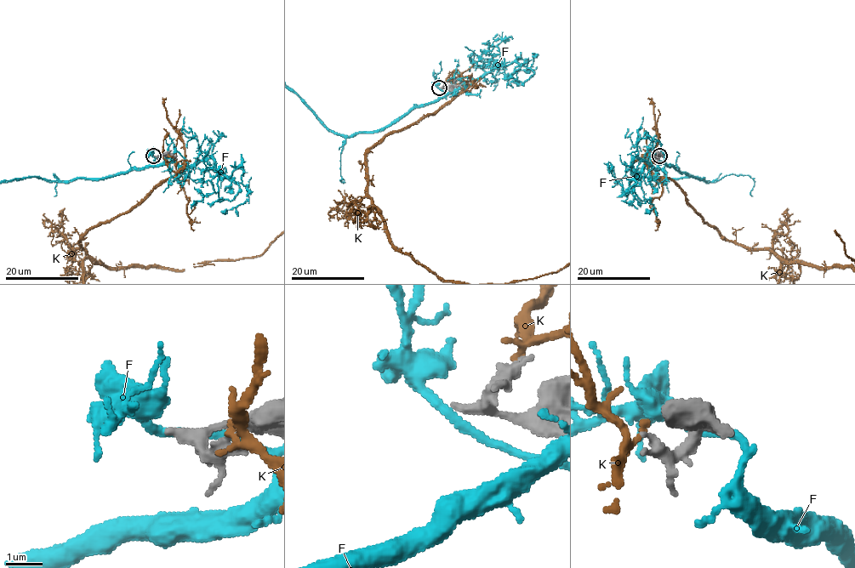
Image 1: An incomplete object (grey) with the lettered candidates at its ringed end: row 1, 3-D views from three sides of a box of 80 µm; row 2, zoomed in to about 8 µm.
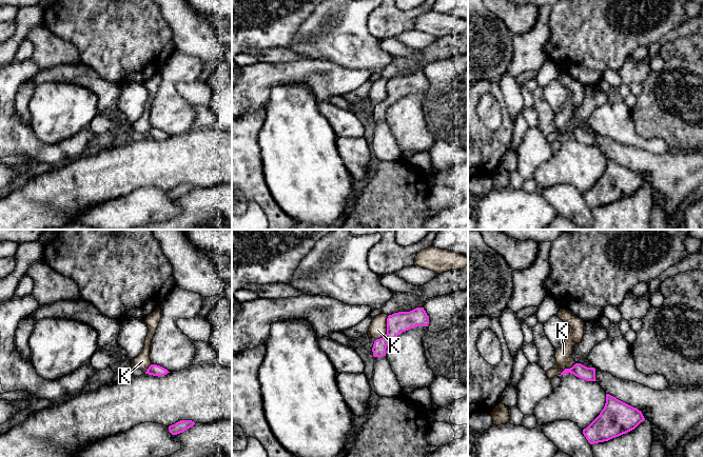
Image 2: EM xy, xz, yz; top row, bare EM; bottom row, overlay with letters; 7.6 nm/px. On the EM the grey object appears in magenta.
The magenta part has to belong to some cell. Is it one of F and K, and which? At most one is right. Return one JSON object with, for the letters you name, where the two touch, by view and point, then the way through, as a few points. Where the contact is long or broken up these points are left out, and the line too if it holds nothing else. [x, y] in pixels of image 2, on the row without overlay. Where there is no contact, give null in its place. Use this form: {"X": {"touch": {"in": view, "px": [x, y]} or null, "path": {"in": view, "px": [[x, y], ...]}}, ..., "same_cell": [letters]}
{"same_cell": []}

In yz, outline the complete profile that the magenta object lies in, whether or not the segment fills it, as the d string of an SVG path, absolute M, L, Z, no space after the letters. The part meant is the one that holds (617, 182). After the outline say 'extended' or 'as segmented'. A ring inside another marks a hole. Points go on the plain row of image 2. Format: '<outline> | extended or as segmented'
M606 158L604 173L583 198L590 208L604 206L634 194L644 184L637 172Z | as segmented

